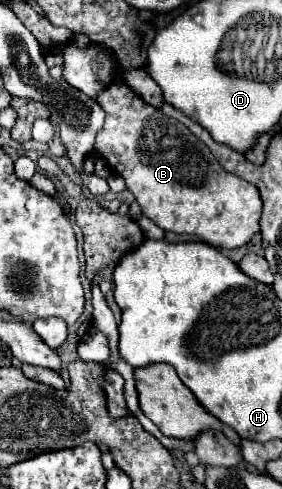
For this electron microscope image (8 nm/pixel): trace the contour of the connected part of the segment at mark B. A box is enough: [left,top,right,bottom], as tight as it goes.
[96,82,262,248]

